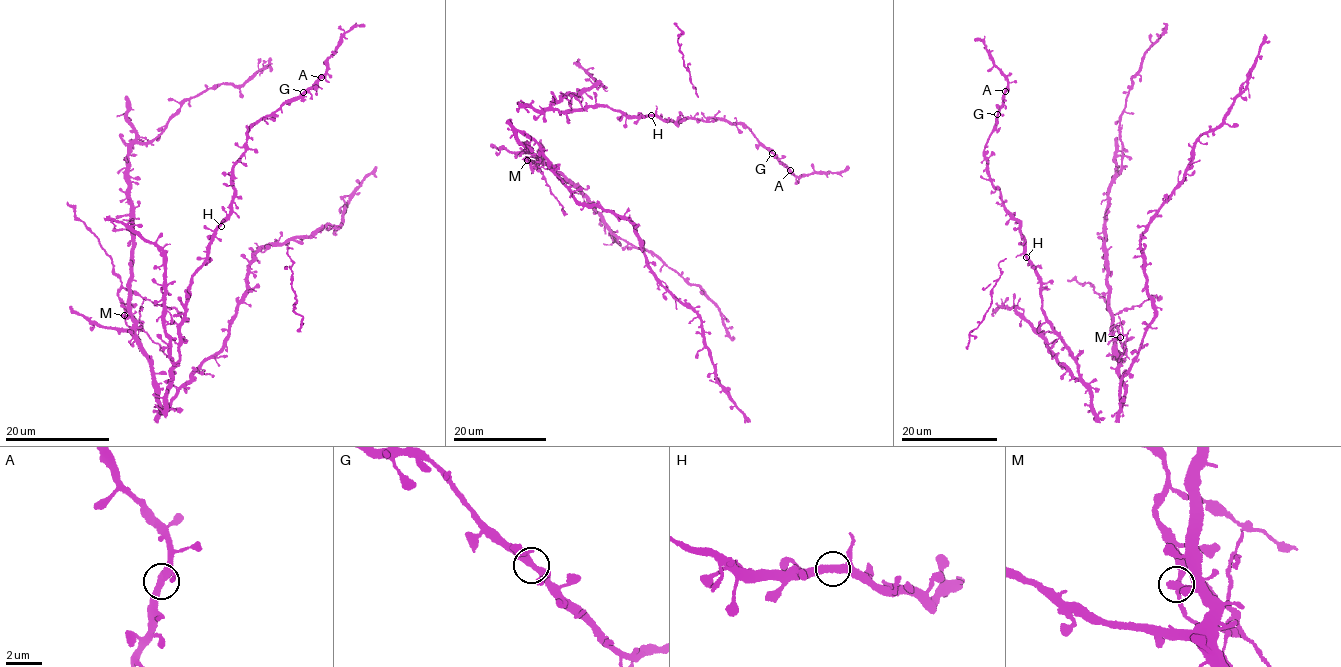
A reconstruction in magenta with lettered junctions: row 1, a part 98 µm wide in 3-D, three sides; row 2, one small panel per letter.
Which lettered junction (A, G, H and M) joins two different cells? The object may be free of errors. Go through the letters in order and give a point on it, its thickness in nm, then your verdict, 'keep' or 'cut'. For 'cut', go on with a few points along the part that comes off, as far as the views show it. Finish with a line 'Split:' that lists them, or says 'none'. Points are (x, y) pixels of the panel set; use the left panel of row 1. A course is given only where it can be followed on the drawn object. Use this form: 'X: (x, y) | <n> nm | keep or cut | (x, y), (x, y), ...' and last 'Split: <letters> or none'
A: (321, 77) | 340 nm | keep
G: (303, 92) | 320 nm | keep
H: (221, 226) | 320 nm | keep
M: (124, 315) | 340 nm | cut | (124, 316), (124, 304), (119, 295), (120, 282), (114, 274), (113, 261), (98, 237), (67, 202)
Split: M

